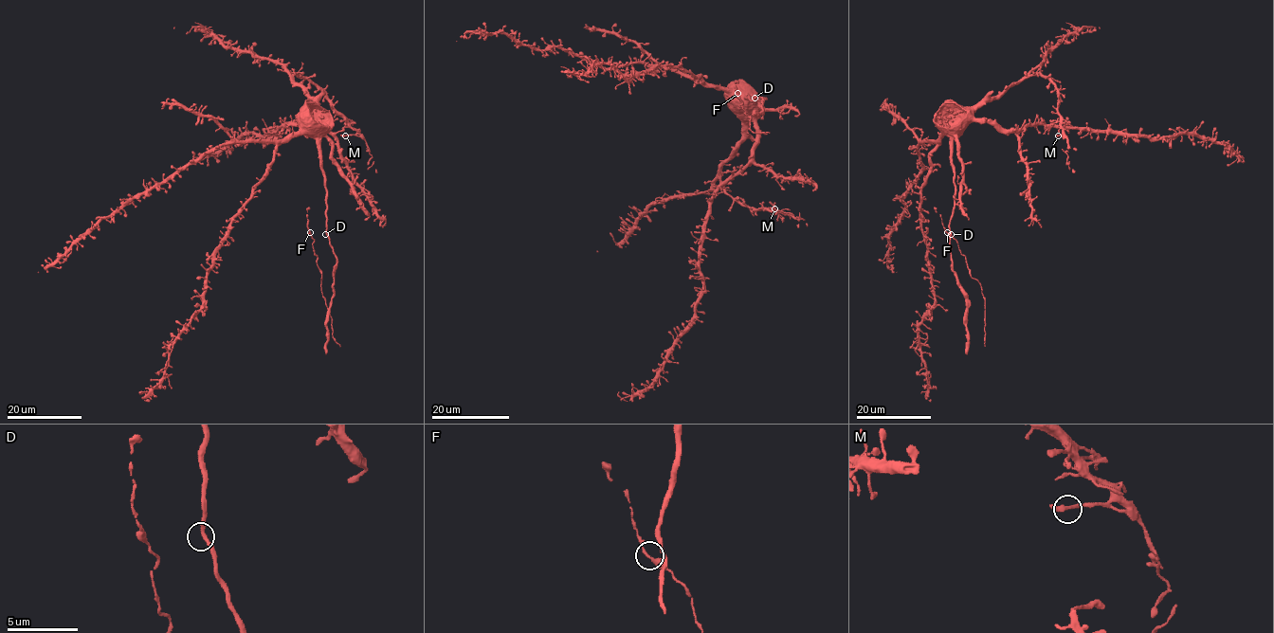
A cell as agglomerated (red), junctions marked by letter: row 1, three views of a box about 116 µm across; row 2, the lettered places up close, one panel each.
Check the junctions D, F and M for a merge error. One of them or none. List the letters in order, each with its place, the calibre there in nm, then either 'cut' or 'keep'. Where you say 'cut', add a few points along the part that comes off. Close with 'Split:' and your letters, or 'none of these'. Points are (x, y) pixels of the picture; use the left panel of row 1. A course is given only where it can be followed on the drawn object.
D: at (325, 234); 240 nm thick; keep
F: at (310, 232); 280 nm thick; keep
M: at (345, 135); 280 nm thick; keep
Split: none of these

